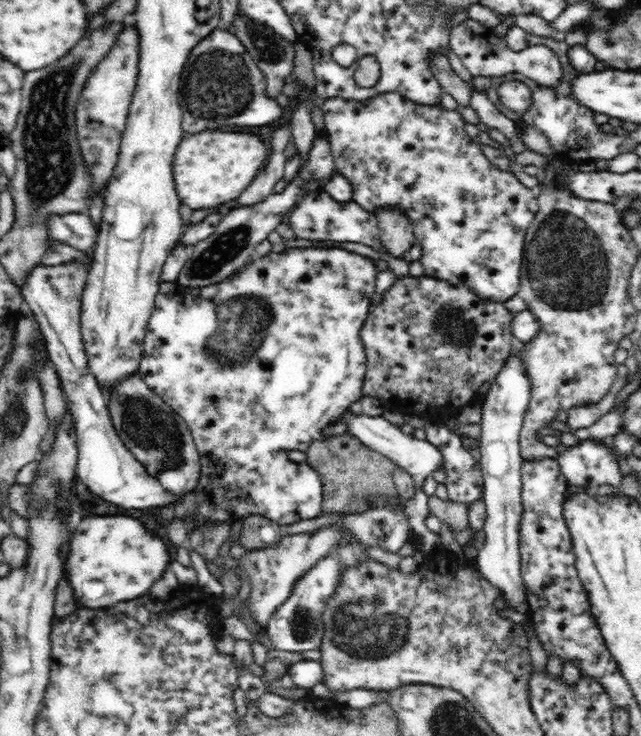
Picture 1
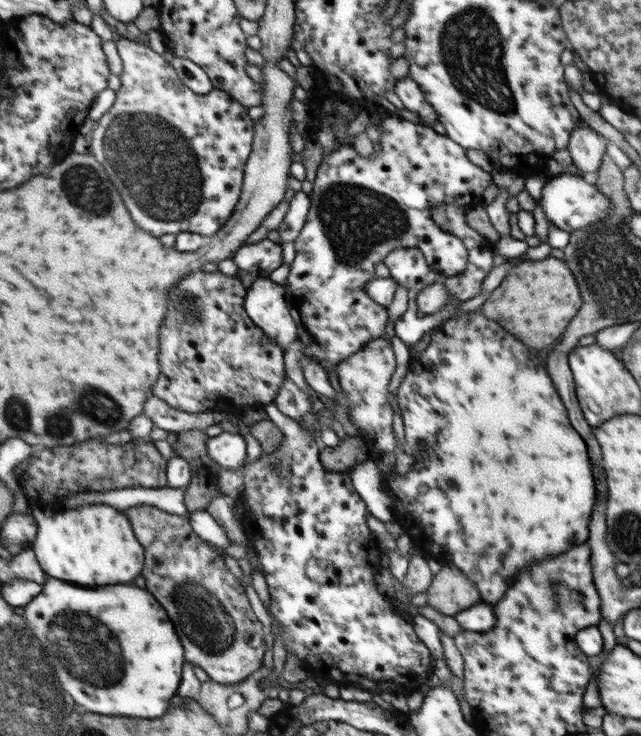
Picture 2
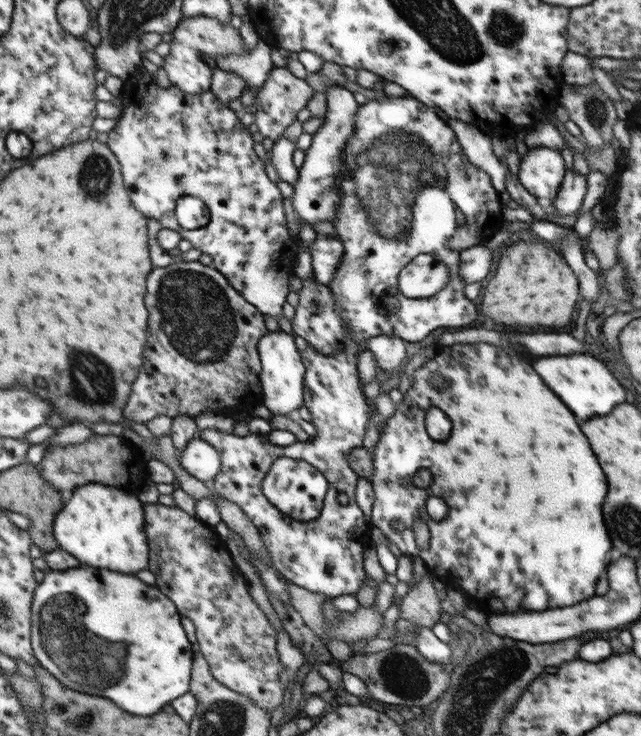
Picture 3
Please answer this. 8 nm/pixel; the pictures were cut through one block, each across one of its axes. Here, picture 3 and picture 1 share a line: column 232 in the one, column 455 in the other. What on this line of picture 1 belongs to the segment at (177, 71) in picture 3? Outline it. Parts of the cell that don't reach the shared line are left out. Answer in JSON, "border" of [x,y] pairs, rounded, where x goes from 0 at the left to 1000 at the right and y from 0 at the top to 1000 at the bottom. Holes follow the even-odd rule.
{"border":[[[727,24],[724,30],[705,37],[700,48],[704,69],[718,77],[738,105],[771,106],[796,98],[814,98],[844,117],[871,117],[874,114],[877,88],[874,88],[871,75],[855,64],[833,61],[824,64],[819,72],[805,71],[793,65],[785,54],[774,50],[769,39],[752,38],[746,29],[733,24]]]}

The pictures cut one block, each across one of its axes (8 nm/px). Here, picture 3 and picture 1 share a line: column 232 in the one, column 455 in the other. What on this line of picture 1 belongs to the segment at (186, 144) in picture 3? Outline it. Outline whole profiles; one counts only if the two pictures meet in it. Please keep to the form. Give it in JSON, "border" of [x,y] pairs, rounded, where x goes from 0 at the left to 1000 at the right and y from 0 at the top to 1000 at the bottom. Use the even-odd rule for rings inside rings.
{"border":[[[599,125],[574,136],[534,136],[532,133],[512,133],[502,141],[505,155],[507,175],[502,182],[513,192],[518,212],[523,215],[523,232],[527,238],[537,239],[549,249],[549,272],[568,285],[583,289],[591,283],[618,281],[627,284],[640,303],[649,327],[658,333],[658,346],[654,351],[661,367],[660,375],[686,378],[700,383],[705,389],[725,389],[743,398],[752,408],[769,408],[771,410],[793,410],[802,399],[808,399],[811,391],[813,367],[817,351],[817,326],[819,315],[830,304],[836,289],[839,288],[839,261],[821,255],[814,247],[799,234],[789,234],[771,226],[758,211],[752,208],[747,196],[739,193],[725,179],[725,163],[711,149],[700,149],[686,143],[668,144],[649,141],[619,125]]]}

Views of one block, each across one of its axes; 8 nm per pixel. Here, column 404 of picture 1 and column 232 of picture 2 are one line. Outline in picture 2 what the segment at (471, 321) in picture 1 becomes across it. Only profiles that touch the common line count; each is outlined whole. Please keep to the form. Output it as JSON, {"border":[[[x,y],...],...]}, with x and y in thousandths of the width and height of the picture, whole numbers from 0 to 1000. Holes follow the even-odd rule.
{"border":[[[318,367],[292,372],[278,382],[278,389],[262,394],[262,424],[250,446],[250,511],[237,524],[240,538],[287,560],[345,557],[367,564],[426,546],[443,523],[443,478],[387,429],[381,418],[384,398],[373,375]]]}

